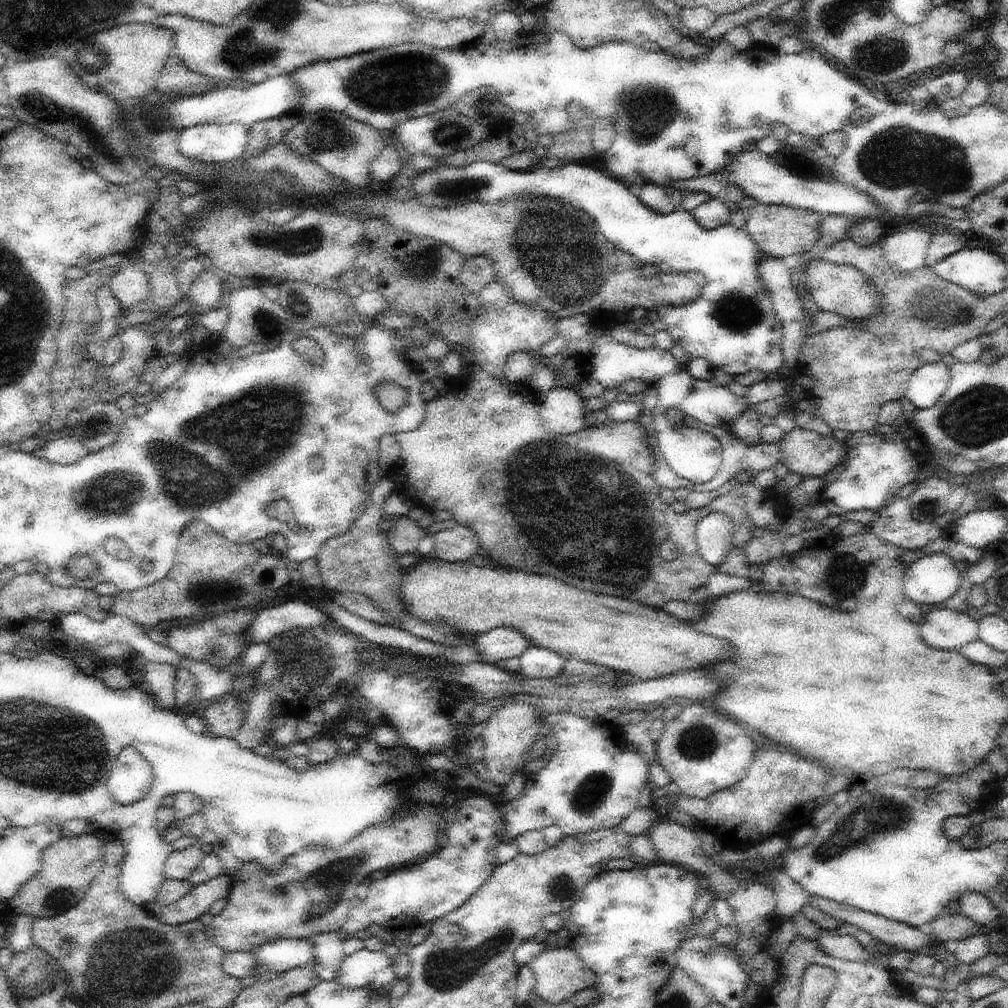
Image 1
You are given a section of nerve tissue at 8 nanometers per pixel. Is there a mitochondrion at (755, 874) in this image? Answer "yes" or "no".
no

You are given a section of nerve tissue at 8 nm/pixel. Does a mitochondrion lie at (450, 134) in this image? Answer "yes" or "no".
yes

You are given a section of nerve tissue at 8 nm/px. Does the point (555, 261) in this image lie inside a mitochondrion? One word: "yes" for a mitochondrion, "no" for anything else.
yes

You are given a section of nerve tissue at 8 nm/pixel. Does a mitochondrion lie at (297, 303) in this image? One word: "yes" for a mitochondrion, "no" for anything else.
yes

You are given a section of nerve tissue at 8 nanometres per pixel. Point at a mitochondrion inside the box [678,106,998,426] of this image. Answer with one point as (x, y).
(890, 159)

